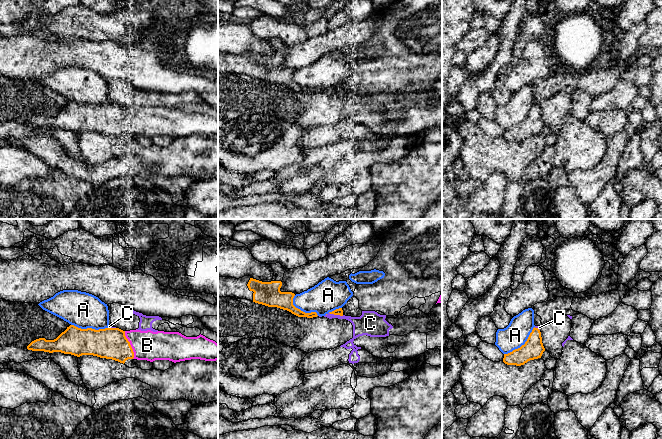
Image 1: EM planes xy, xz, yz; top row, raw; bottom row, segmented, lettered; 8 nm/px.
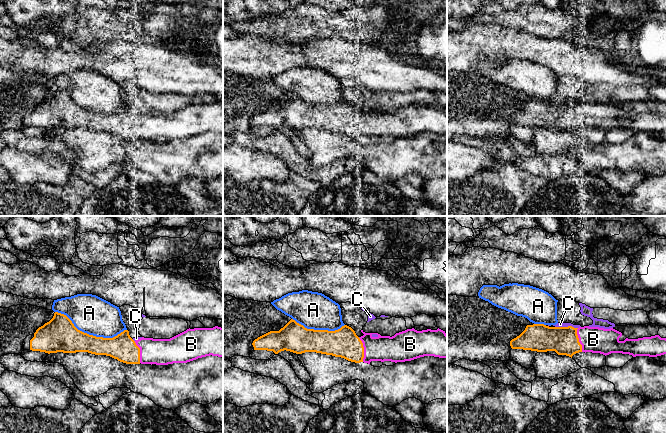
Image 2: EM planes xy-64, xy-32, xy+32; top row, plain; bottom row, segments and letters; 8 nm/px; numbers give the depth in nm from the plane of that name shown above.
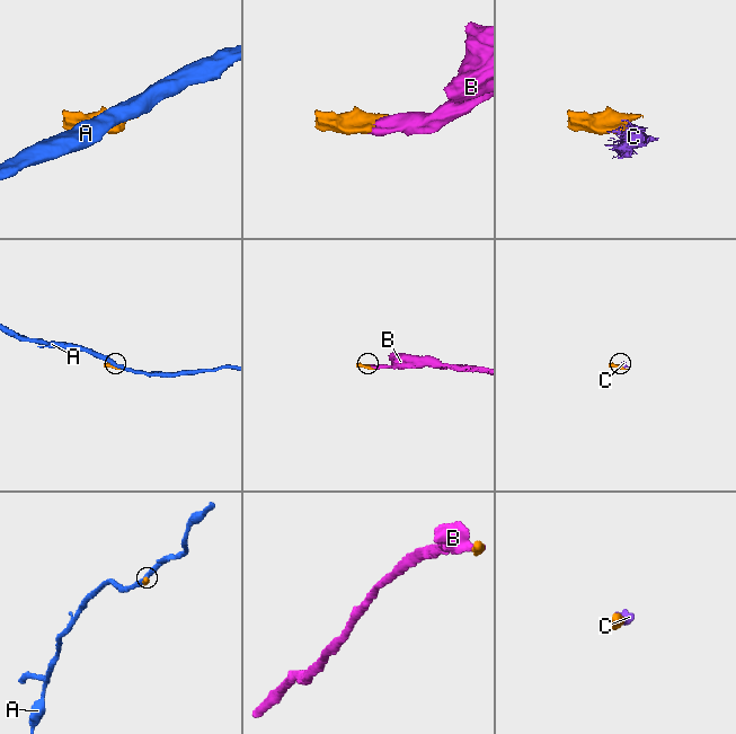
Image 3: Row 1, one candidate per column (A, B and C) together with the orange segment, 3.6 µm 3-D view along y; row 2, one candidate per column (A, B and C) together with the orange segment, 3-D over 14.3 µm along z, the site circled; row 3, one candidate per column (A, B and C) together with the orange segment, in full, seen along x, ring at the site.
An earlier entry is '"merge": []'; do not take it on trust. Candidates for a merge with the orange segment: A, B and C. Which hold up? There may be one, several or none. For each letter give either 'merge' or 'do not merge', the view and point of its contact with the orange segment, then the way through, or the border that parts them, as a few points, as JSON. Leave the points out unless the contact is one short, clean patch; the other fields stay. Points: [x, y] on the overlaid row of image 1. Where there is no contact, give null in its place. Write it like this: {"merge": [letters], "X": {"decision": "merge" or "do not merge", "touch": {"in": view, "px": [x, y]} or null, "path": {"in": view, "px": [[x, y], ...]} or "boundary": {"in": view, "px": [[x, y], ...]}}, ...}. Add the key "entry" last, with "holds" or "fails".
{"merge": ["B"], "A": {"decision": "do not merge", "touch": {"in": "xy", "px": [90, 328]}}, "B": {"decision": "merge", "touch": {"in": "xy", "px": [130, 345]}}, "C": {"decision": "do not merge", "touch": {"in": "xz", "px": [336, 314]}, "boundary": {"in": "xz", "px": [[329, 312], [335, 315], [343, 315]]}}, "entry": "fails"}

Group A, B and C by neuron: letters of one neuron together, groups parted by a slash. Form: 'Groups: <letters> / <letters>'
Groups: A / B / C

